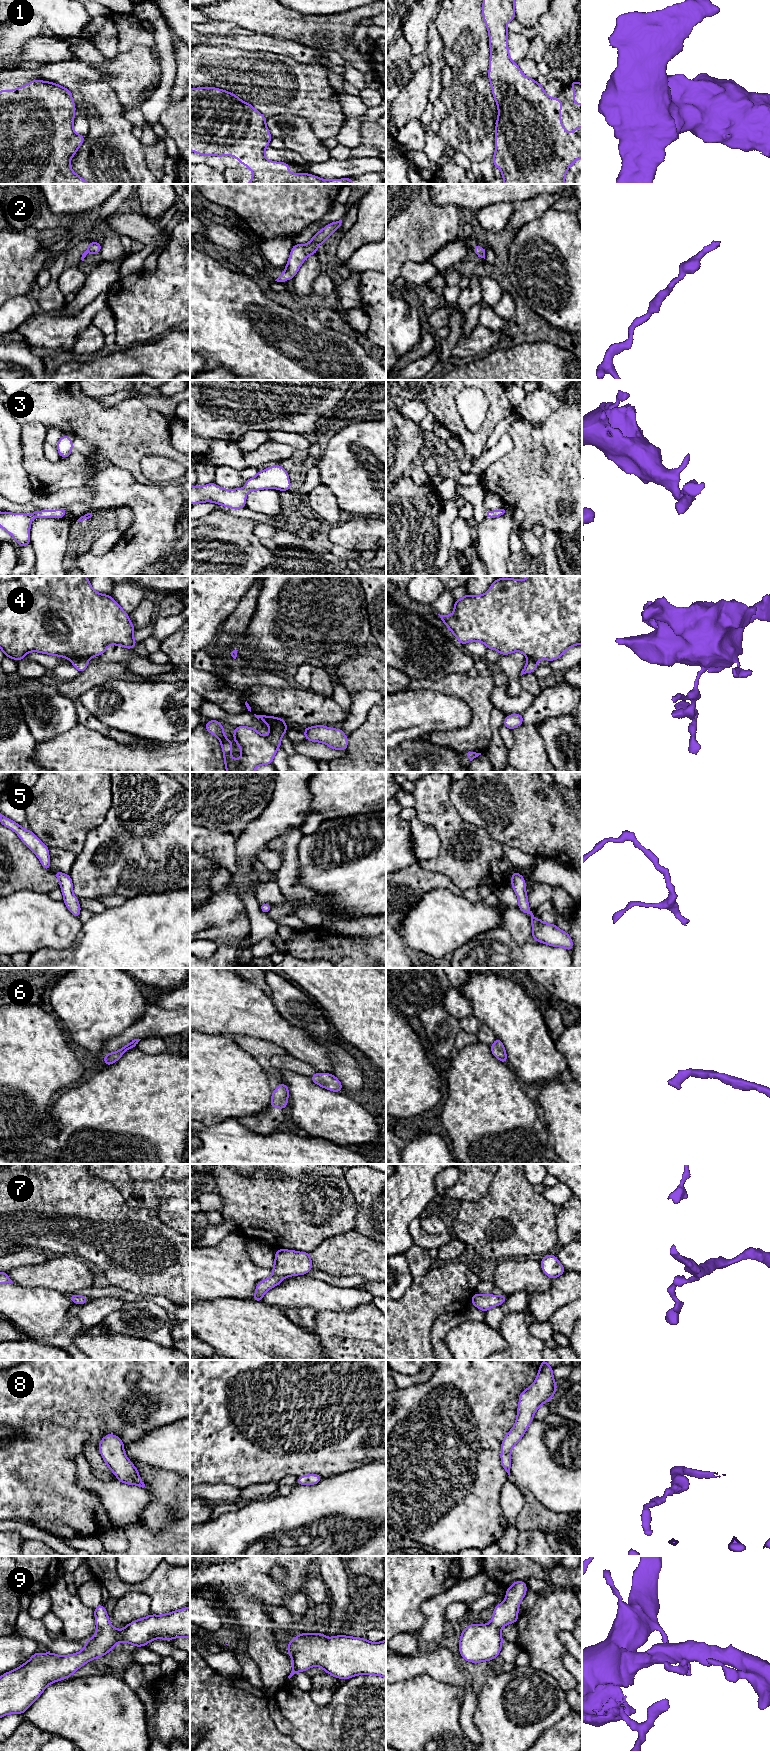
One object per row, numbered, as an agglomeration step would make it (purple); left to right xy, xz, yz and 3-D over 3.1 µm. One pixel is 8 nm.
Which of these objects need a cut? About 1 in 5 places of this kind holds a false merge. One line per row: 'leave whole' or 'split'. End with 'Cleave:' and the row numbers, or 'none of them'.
1: leave whole
2: leave whole
3: leave whole
4: split
5: leave whole
6: leave whole
7: leave whole
8: leave whole
9: leave whole
Cleave: 4

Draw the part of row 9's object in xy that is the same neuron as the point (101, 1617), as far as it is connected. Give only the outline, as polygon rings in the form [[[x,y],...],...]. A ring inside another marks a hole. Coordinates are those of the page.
[[[103,1604],[93,1609],[97,1631],[94,1636],[85,1641],[82,1651],[66,1656],[52,1652],[34,1652],[25,1664],[0,1676],[0,1718],[7,1714],[23,1714],[49,1684],[71,1677],[76,1670],[89,1661],[108,1654],[117,1643],[127,1642],[135,1647],[141,1647],[159,1638],[164,1640],[178,1637],[190,1638],[190,1607],[164,1615],[150,1614],[125,1625],[123,1630],[118,1630],[109,1623],[109,1616]]]

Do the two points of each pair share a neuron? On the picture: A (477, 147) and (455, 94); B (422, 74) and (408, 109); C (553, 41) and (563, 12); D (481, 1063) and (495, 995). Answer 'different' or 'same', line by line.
A: same
B: same
C: same
D: different

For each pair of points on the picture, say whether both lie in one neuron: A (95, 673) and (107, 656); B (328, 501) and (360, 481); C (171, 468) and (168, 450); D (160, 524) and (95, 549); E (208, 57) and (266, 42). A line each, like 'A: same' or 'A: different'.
A: different
B: different
C: different
D: different
E: different

